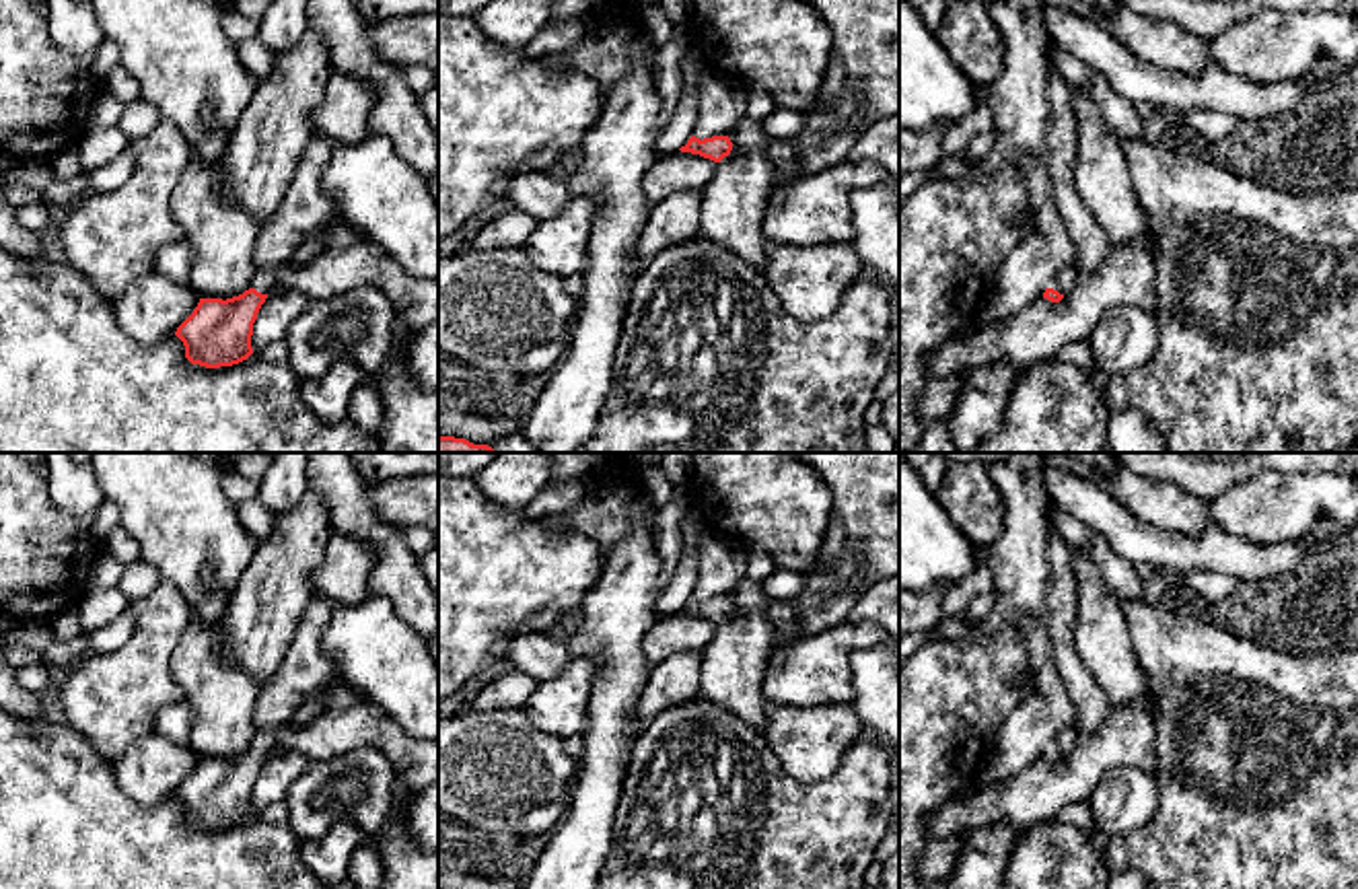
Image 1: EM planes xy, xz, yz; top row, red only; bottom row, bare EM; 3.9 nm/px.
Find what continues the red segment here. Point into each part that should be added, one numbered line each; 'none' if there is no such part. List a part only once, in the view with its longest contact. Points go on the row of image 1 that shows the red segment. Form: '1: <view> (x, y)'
1: yz (1064, 280)

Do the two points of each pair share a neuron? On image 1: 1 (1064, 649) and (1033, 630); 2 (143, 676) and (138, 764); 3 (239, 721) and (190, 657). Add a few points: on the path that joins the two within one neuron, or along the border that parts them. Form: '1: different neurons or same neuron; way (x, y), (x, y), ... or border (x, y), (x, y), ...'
1: different neurons; border (1038, 618), (1048, 641), (1050, 659), (1062, 682)
2: different neurons; border (151, 731), (138, 737), (114, 762)
3: same neuron; way (225, 704), (223, 696), (202, 673)

